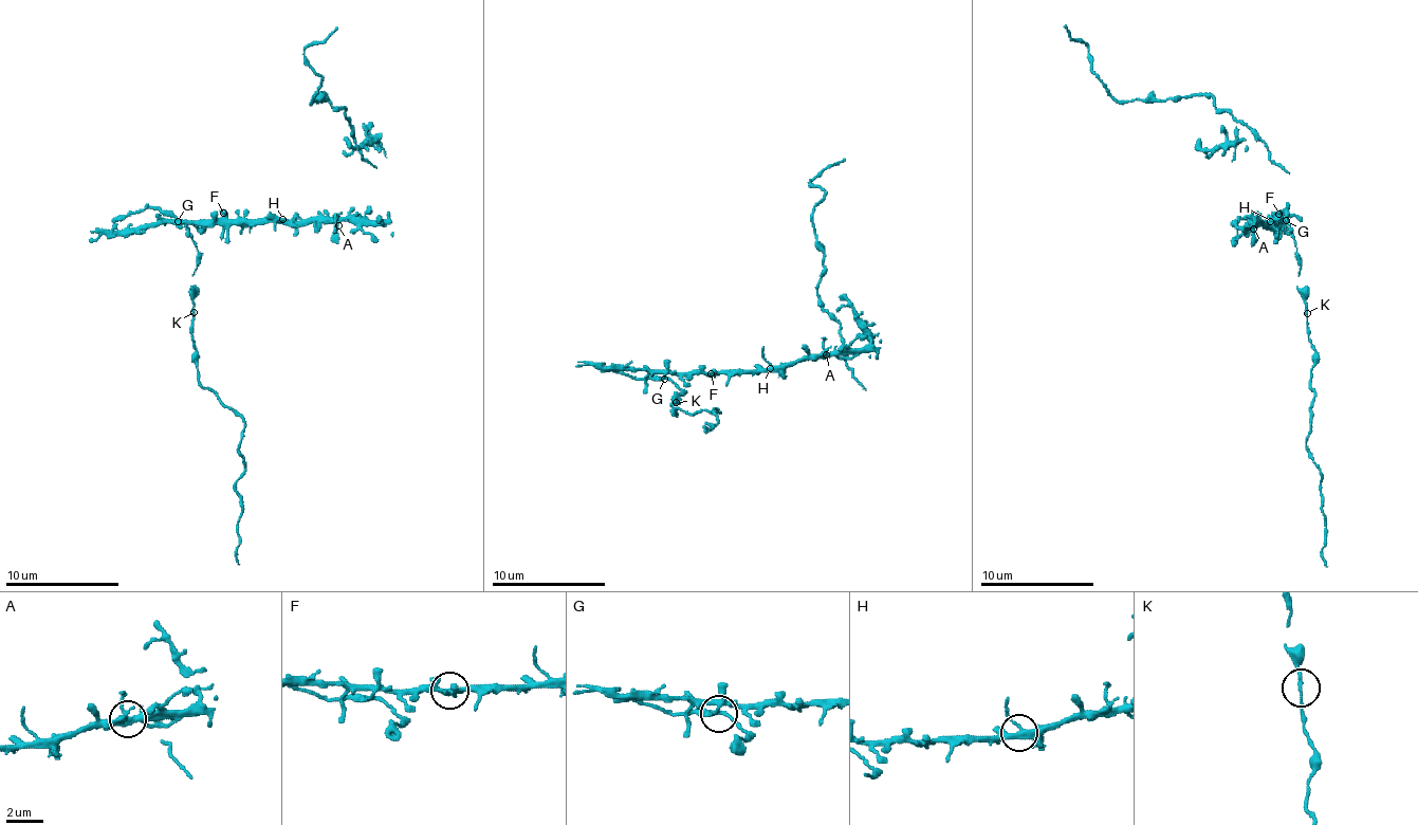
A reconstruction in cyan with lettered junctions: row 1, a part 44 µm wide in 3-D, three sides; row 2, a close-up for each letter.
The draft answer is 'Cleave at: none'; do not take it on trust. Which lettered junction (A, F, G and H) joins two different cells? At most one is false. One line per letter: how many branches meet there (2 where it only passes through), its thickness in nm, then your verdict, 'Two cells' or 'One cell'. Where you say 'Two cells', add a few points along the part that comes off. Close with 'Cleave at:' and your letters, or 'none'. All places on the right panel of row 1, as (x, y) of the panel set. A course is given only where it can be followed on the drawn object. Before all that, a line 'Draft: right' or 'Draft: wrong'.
Draft: right
A: Branches: 6. Thickness 320 nm. One cell
F: Branches: 2. Thickness 320 nm. One cell
G: Branches: 5. Thickness 280 nm. One cell
H: Branches: 6. Thickness 320 nm. One cell
Cleave at: none

